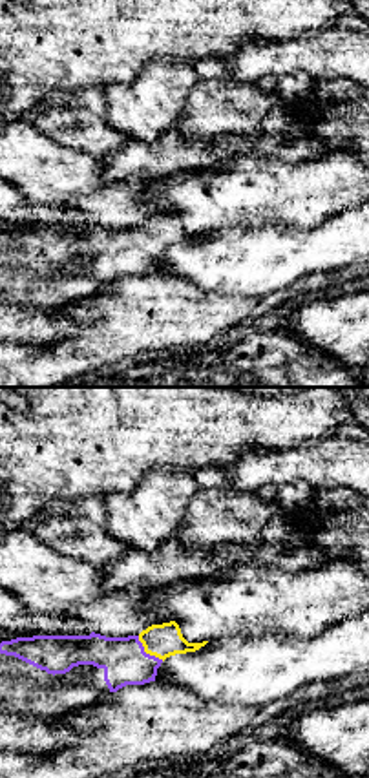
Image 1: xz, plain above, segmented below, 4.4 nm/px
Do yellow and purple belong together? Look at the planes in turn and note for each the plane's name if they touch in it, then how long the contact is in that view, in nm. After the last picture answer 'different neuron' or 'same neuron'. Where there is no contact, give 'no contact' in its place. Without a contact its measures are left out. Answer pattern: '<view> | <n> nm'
xz | 160 nm

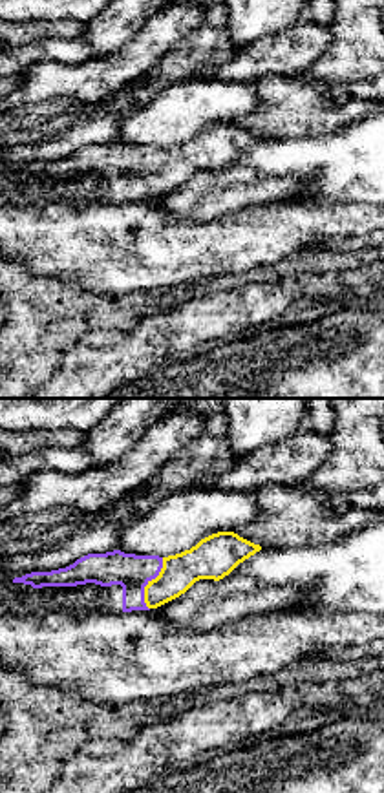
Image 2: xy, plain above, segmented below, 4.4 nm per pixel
xy | 240 nm

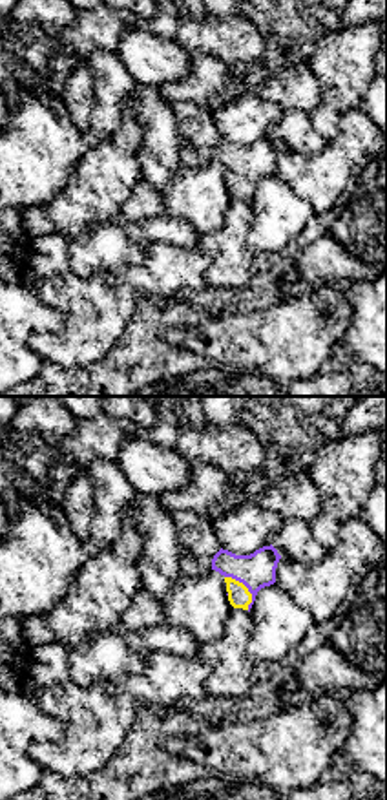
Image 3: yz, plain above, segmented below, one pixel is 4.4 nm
yz | 190 nm

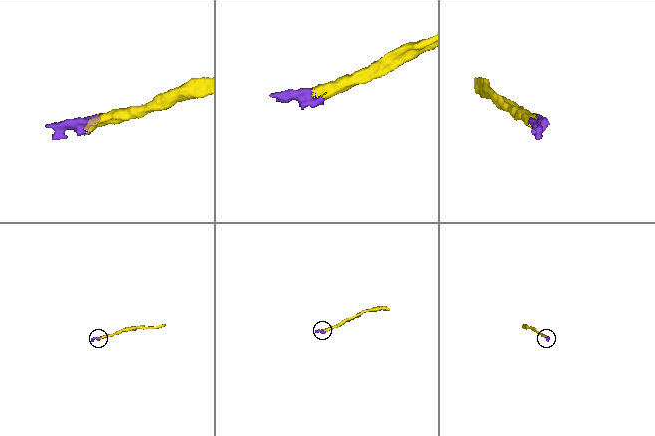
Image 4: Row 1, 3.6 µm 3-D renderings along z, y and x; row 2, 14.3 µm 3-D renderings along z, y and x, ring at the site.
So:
same neuron

